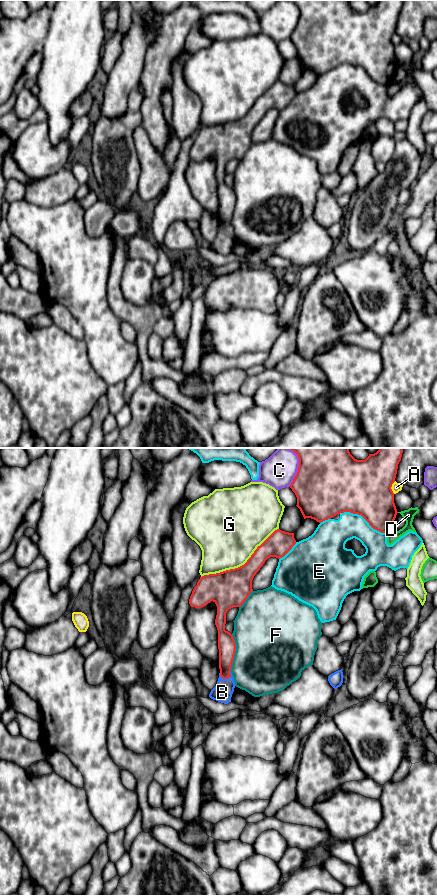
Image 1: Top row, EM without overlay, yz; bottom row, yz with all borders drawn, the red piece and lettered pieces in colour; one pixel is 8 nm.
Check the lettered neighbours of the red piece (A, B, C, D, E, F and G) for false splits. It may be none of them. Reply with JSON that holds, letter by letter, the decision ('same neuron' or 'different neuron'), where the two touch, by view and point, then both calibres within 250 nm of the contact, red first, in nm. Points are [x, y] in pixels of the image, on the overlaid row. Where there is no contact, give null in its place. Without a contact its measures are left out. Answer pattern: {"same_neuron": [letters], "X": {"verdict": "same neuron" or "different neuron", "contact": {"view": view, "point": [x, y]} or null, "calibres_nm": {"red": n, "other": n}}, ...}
{"same_neuron": [], "A": {"verdict": "different neuron", "contact": {"view": "yz", "point": [391, 486]}, "calibres_nm": {"red": 440, "other": 80}}, "B": {"verdict": "different neuron", "contact": {"view": "yz", "point": [225, 678]}, "calibres_nm": {"red": 140, "other": 160}}, "C": {"verdict": "different neuron", "contact": {"view": "yz", "point": [299, 466]}, "calibres_nm": {"red": 500, "other": 260}}, "D": {"verdict": "different neuron", "contact": {"view": "yz", "point": [389, 530]}, "calibres_nm": {"red": 300, "other": 90}}, "E": {"verdict": "different neuron", "contact": {"view": "yz", "point": [363, 517]}, "calibres_nm": {"red": 440, "other": 200}}, "F": {"verdict": "different neuron", "contact": {"view": "yz", "point": [234, 653]}, "calibres_nm": {"red": 140, "other": 500}}, "G": {"verdict": "different neuron", "contact": {"view": "yz", "point": [242, 565]}, "calibres_nm": {"red": 300, "other": 460}}}

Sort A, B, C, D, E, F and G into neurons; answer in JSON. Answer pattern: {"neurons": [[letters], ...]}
{"neurons": [["A"], ["B"], ["C"], ["D"], ["E"], ["F"], ["G"]]}

